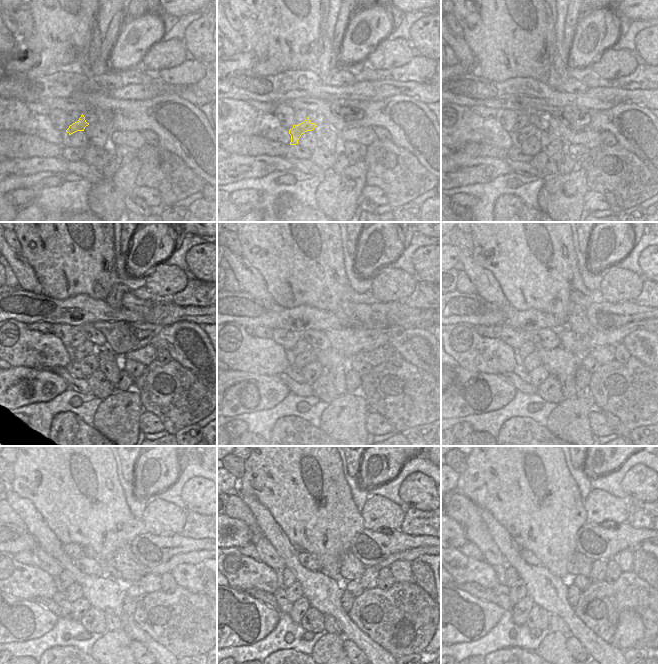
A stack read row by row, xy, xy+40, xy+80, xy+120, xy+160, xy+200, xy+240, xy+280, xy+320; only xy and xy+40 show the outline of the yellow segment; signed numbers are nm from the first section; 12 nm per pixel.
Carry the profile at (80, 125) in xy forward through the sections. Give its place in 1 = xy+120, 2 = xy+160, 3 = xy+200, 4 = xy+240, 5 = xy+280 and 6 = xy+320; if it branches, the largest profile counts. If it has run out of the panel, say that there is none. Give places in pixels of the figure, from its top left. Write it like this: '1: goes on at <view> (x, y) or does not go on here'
1: goes on at xy+120 (87, 348)
2: goes on at xy+160 (302, 360)
3: goes on at xy+200 (531, 361)
4: goes on at xy+240 (73, 592)
5: goes on at xy+280 (294, 592)
6: goes on at xy+320 (518, 591)

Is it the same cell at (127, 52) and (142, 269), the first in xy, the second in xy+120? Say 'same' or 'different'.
same

